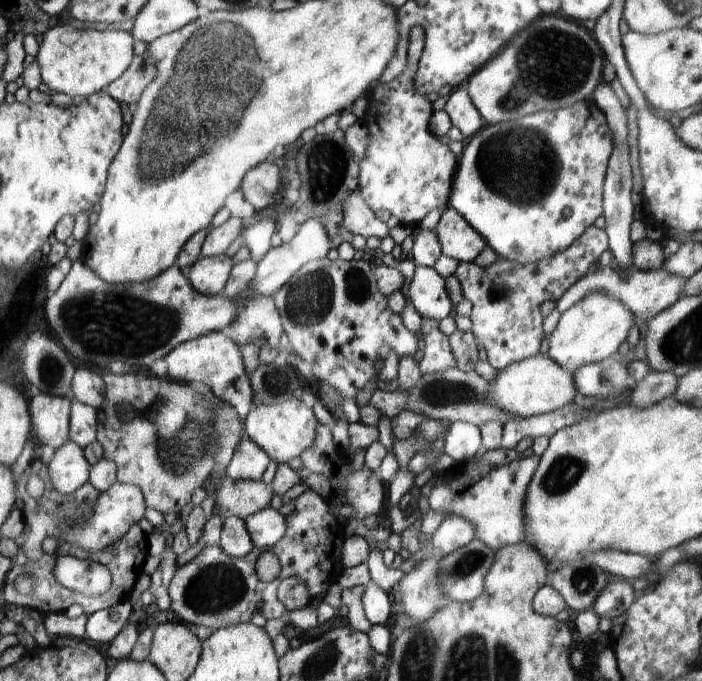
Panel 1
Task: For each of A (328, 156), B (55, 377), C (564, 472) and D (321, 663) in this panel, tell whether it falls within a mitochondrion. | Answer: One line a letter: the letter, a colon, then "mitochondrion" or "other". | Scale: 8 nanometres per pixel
A: mitochondrion
B: mitochondrion
C: mitochondrion
D: mitochondrion

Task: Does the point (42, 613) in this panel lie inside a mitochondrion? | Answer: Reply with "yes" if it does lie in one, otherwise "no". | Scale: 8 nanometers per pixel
no

